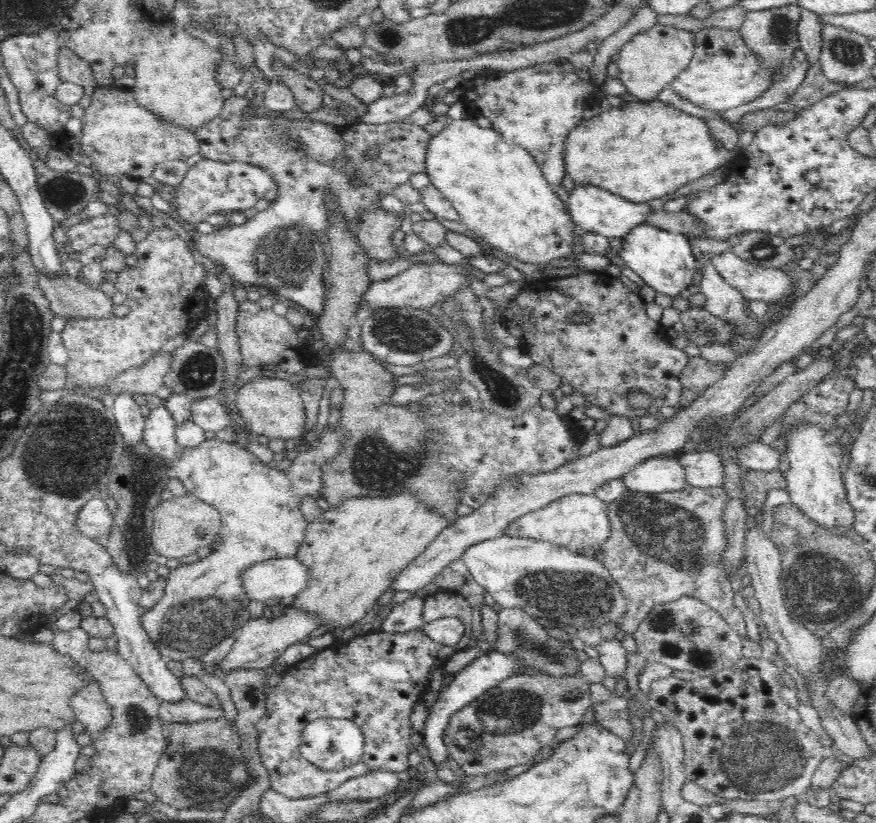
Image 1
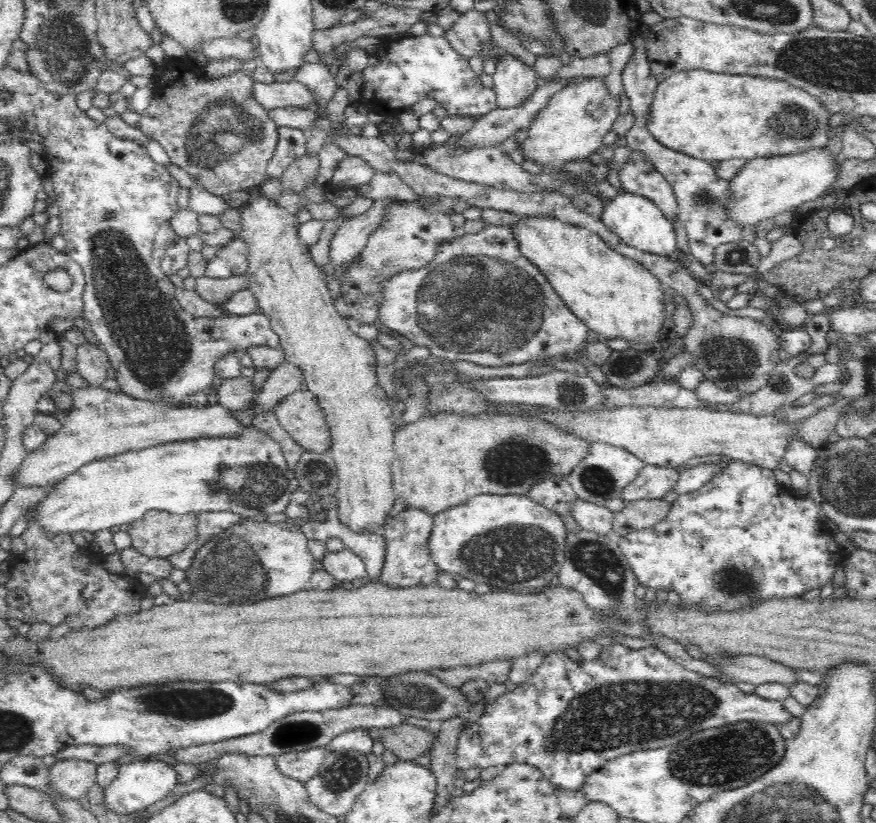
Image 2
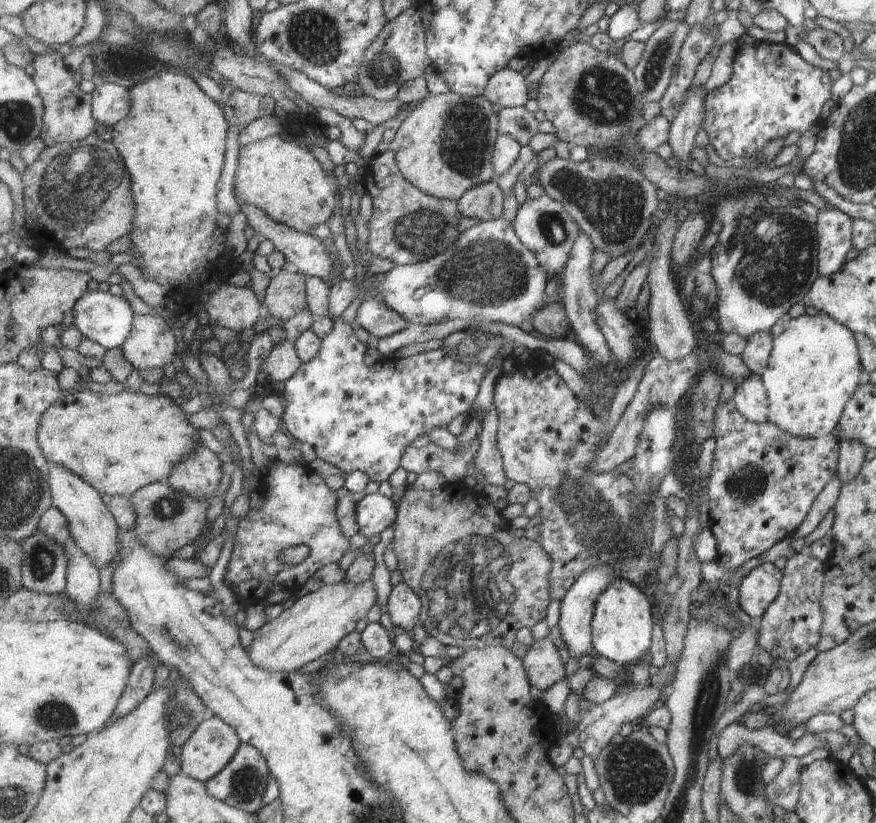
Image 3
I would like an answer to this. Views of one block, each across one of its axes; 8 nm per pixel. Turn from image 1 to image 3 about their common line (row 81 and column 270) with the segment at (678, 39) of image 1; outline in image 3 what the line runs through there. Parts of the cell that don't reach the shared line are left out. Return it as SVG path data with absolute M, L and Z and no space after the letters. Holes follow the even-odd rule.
M347 580L329 584L303 597L270 622L265 623L254 634L254 641L246 649L253 664L267 672L283 673L299 670L301 666L321 658L327 652L337 650L346 634L357 630L357 624L367 618L367 612L375 606L377 592L373 582L349 584Z

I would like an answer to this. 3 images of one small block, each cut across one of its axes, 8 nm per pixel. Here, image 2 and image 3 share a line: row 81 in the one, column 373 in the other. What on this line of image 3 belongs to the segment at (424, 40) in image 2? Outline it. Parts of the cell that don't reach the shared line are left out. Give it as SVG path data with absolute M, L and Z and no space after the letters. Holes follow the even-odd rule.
M343 318L334 319L335 328L333 332L327 336L327 338L322 339L323 346L321 347L321 352L319 356L313 360L313 362L302 363L299 370L286 382L284 383L284 402L286 407L283 409L283 415L281 416L281 421L283 424L283 430L288 435L293 437L297 442L307 442L313 449L315 449L317 457L321 460L329 462L335 468L341 470L341 472L351 473L355 470L361 470L367 474L369 481L379 482L389 480L391 474L399 468L400 462L402 461L403 454L407 450L409 444L413 444L413 440L417 440L419 436L423 436L423 433L429 434L437 428L447 428L449 424L457 418L464 414L470 416L472 412L473 402L479 394L479 388L485 380L485 374L487 374L490 365L485 366L479 363L461 363L459 360L455 360L453 356L445 354L441 349L435 349L432 351L427 351L421 354L411 355L410 357L398 359L391 359L390 363L385 363L384 359L381 359L374 363L374 365L367 366L363 362L363 354L365 354L362 341L362 334L357 328L355 322L349 324L345 322Z

